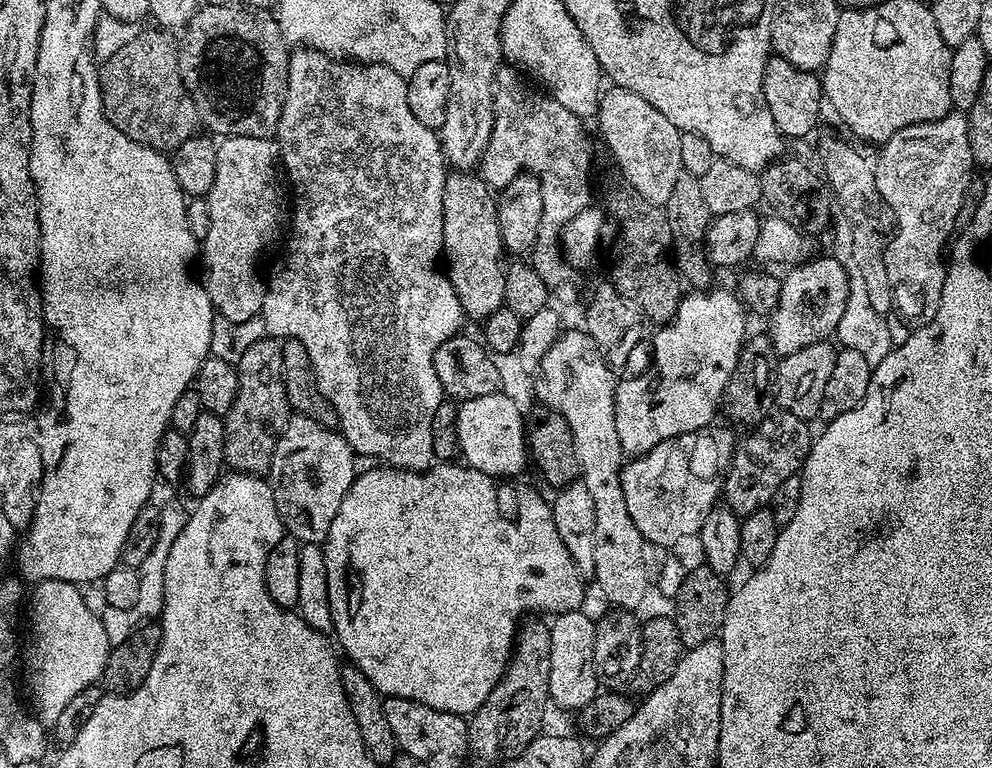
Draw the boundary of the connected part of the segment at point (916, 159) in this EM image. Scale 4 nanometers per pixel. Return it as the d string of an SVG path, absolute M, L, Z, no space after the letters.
M953 110L934 122L906 126L891 136L879 152L880 157L874 160L876 189L894 217L894 235L888 241L884 255L886 274L890 274L892 302L895 311L900 311L912 326L923 326L938 314L946 271L946 249L953 239L958 210L968 192L968 183L974 178L967 115L963 111Z

